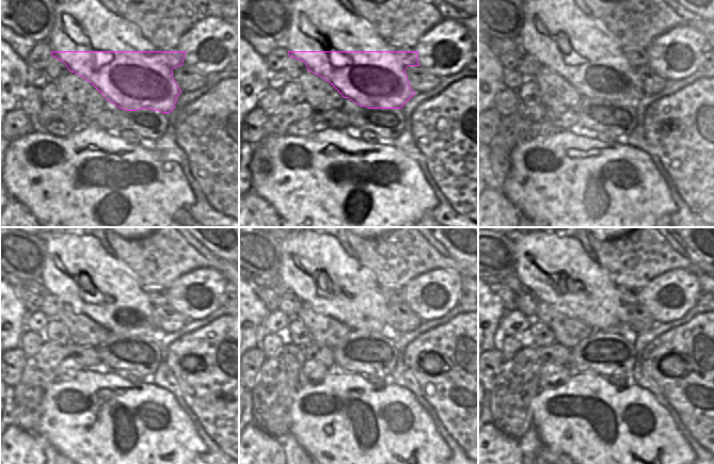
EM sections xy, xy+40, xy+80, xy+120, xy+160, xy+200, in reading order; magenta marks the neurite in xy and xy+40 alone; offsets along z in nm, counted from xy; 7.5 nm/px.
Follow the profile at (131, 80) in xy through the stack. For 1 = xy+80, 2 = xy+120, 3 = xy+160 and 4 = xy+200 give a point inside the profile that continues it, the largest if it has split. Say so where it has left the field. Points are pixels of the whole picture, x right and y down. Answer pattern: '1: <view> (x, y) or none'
1: xy+80 (611, 76)
2: xy+120 (121, 312)
3: xy+160 (359, 309)
4: xy+200 (598, 308)

